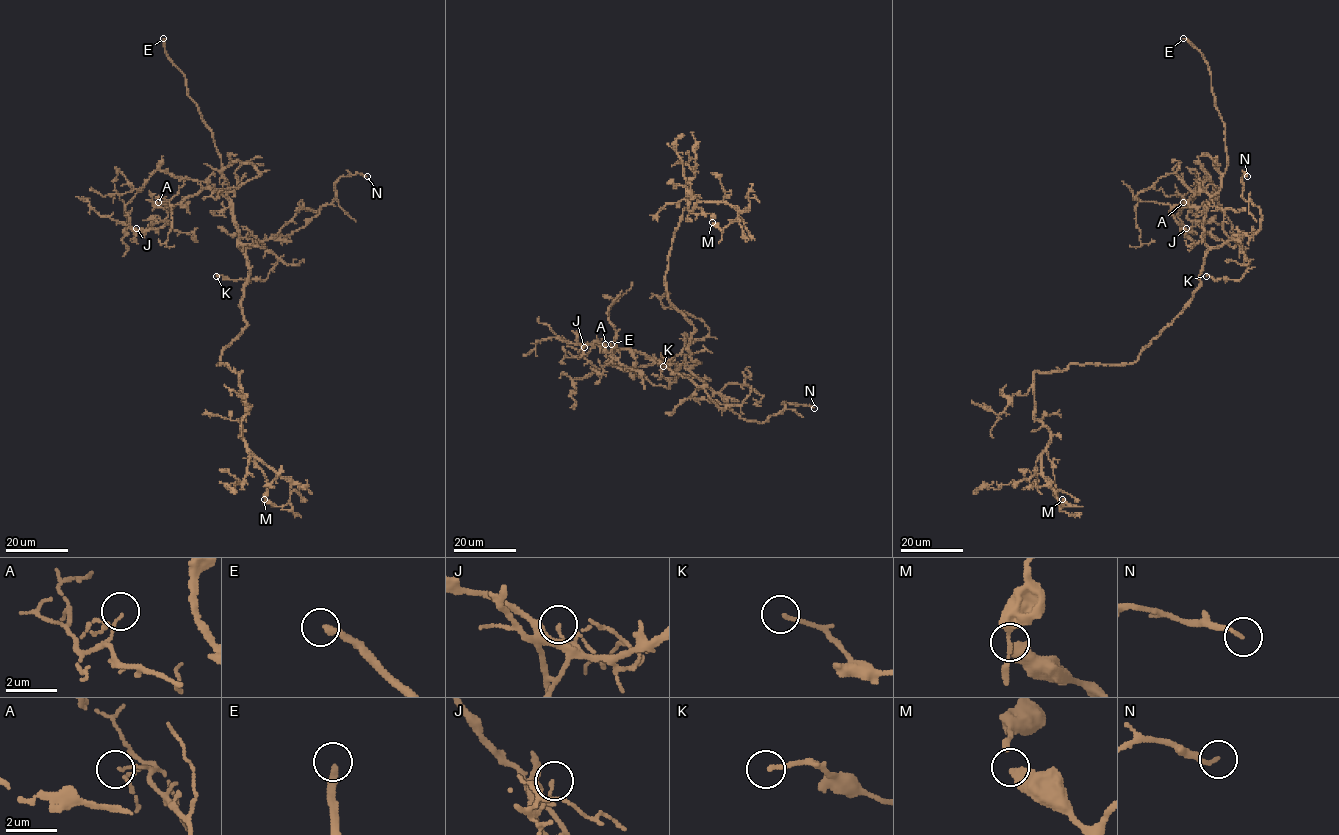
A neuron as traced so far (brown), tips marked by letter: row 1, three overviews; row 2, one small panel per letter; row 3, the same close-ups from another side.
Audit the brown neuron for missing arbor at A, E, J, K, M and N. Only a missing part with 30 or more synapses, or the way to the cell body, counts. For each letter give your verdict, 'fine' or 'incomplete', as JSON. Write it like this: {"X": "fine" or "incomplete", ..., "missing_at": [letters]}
{"A": "fine", "E": "incomplete", "J": "fine", "K": "fine", "M": "fine", "N": "fine", "missing_at": ["E"]}

